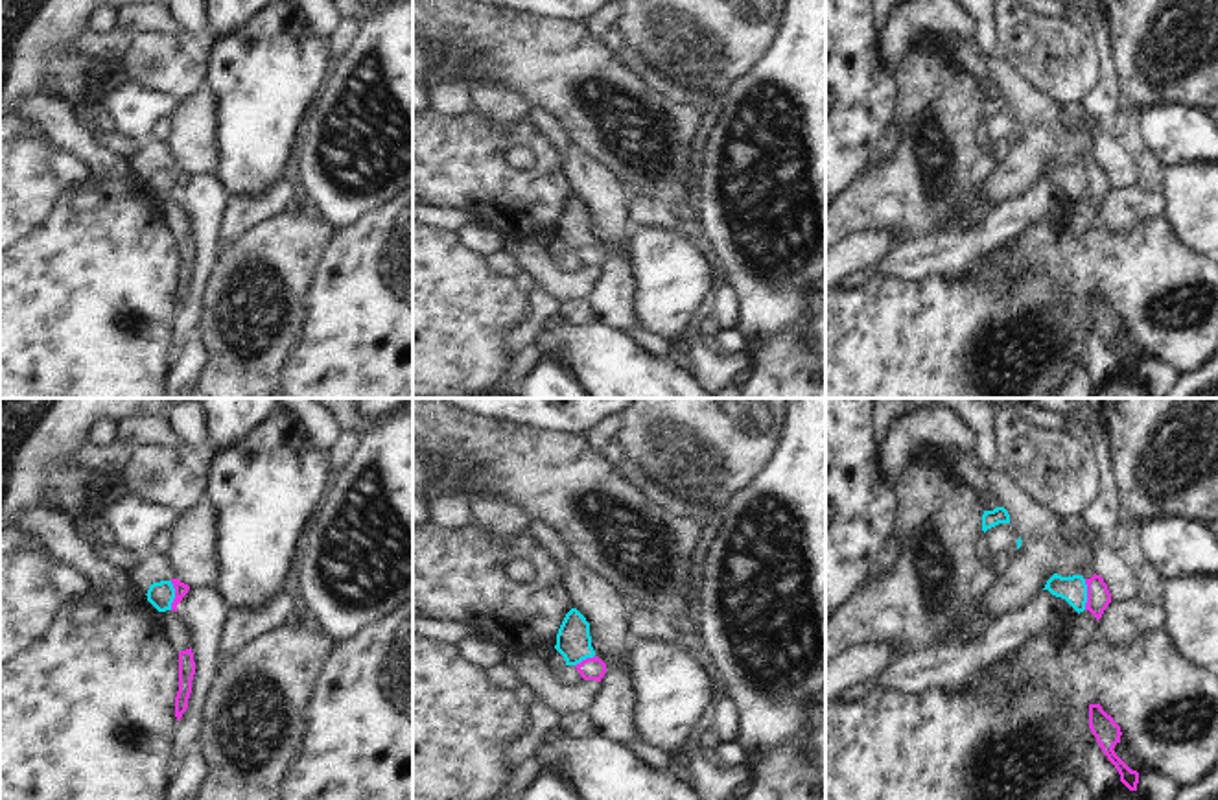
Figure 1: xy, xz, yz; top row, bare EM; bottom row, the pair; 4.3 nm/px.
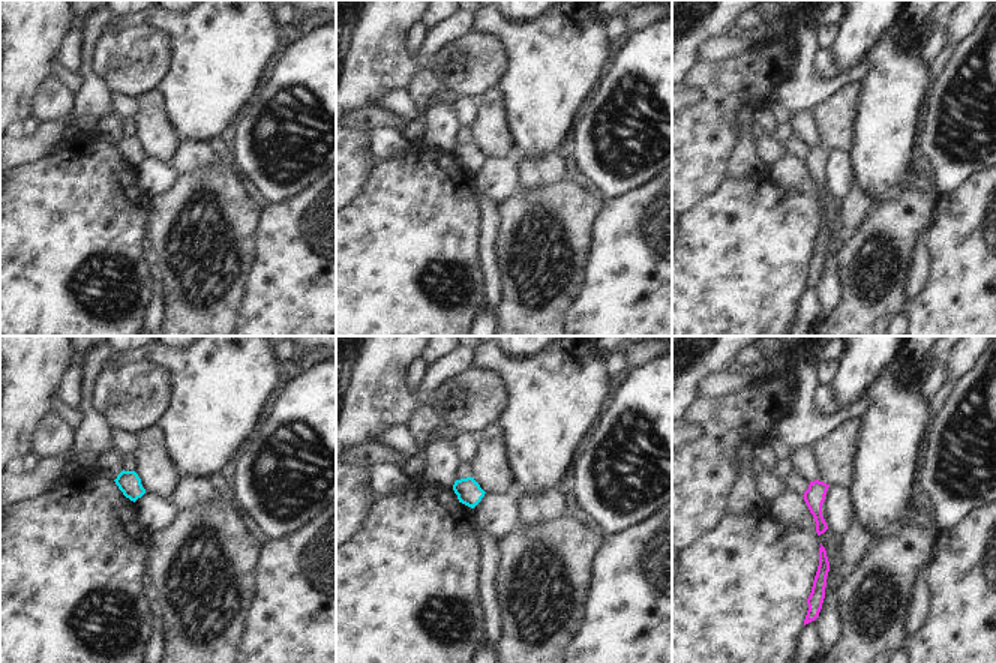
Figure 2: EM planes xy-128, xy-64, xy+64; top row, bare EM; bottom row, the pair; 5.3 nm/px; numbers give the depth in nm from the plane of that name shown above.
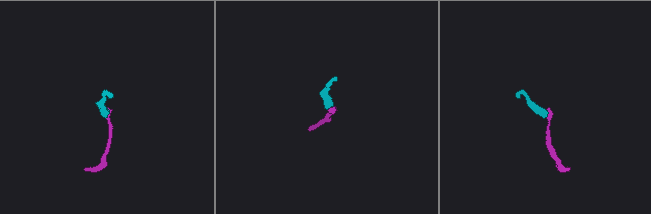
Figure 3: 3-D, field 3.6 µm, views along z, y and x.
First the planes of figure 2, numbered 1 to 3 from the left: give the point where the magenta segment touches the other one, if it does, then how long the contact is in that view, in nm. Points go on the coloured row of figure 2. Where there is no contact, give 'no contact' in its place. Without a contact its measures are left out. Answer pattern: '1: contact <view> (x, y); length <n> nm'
1: no contact
2: no contact
3: no contact

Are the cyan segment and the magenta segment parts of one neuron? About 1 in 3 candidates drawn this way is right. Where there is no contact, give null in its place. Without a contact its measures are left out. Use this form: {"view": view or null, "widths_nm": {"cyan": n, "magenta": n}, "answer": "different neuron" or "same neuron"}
{"view": "yz", "widths_nm": {"cyan": 110, "magenta": 100}, "answer": "different neuron"}

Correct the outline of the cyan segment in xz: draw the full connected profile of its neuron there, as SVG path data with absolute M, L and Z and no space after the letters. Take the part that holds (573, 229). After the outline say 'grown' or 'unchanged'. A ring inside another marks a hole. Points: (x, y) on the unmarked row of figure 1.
M571 195L566 201L556 221L555 236L564 243L566 253L577 253L582 247L595 243L590 210L577 195Z; unchanged

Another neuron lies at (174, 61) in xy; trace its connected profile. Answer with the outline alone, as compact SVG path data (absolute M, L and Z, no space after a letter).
M186 29L140 31L118 63L120 77L184 98L203 88L210 52L197 33Z

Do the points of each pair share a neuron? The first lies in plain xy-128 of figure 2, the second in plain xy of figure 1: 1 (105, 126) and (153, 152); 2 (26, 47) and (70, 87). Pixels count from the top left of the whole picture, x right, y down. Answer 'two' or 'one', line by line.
1: two
2: one

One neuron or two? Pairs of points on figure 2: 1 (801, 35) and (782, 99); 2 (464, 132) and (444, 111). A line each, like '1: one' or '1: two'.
1: one
2: two

